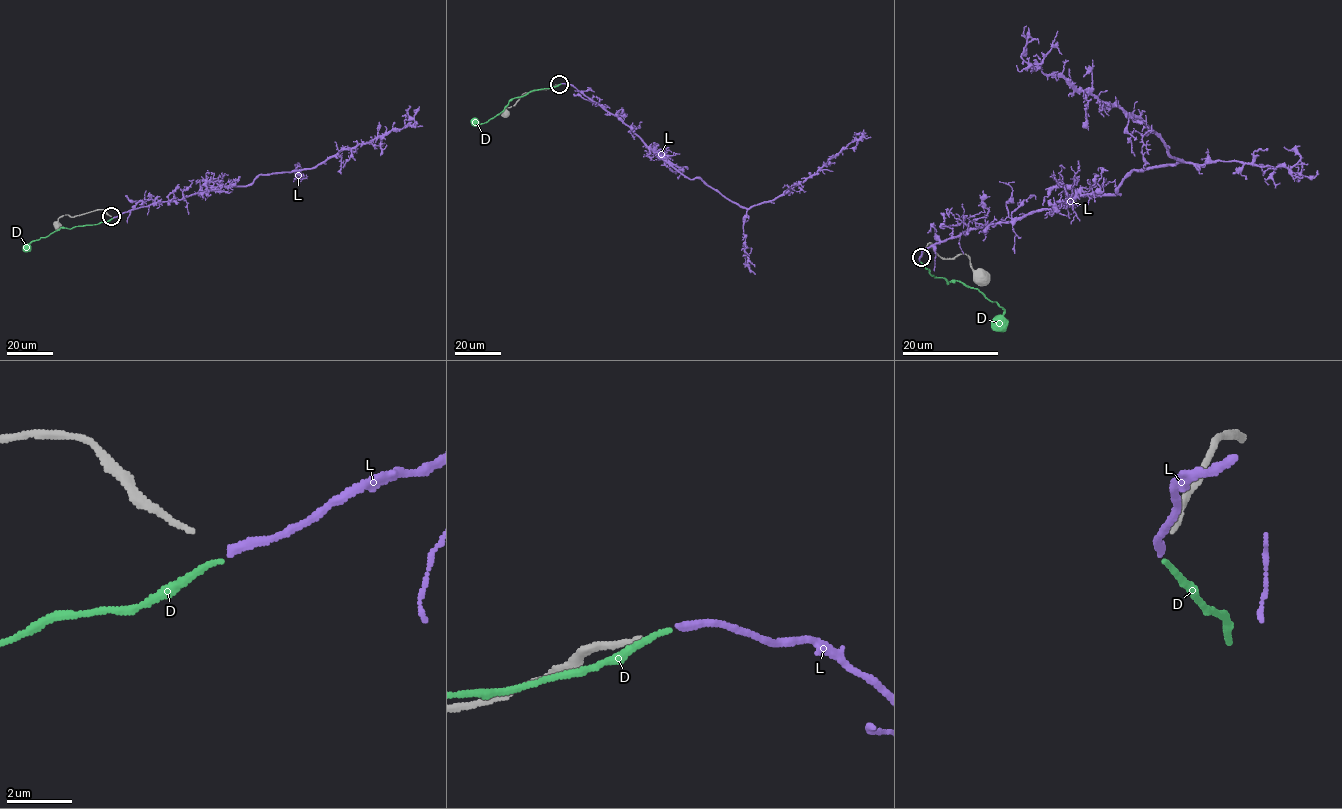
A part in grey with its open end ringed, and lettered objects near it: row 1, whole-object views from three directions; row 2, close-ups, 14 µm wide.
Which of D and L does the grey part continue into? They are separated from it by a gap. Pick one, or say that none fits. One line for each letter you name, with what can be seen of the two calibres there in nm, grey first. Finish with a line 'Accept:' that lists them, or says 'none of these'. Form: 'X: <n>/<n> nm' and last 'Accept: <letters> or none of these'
Accept: none of these

